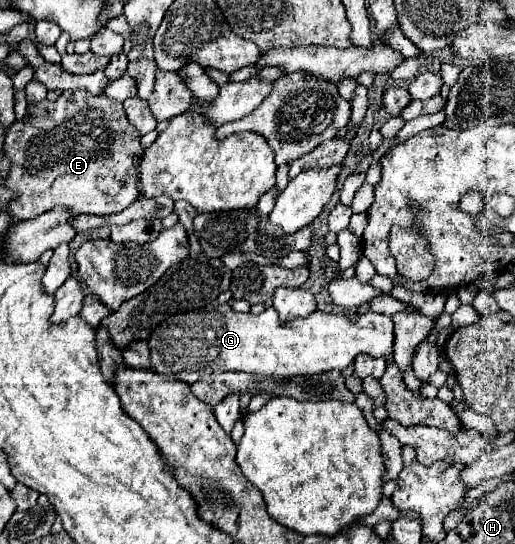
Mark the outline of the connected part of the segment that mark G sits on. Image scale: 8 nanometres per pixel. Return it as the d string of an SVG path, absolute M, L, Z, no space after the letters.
M228 303L214 305L212 309L202 311L186 311L172 315L162 321L148 339L150 347L150 367L156 373L168 375L178 373L182 381L194 383L202 371L206 373L222 373L222 371L244 371L256 375L276 375L276 377L300 377L300 375L318 375L332 369L346 369L356 355L368 353L372 357L386 357L392 353L394 333L392 333L392 317L380 313L366 313L356 317L354 323L348 321L348 313L322 313L314 311L310 317L298 317L290 323L280 323L280 317L274 307L264 309L260 315L252 313L236 313Z

